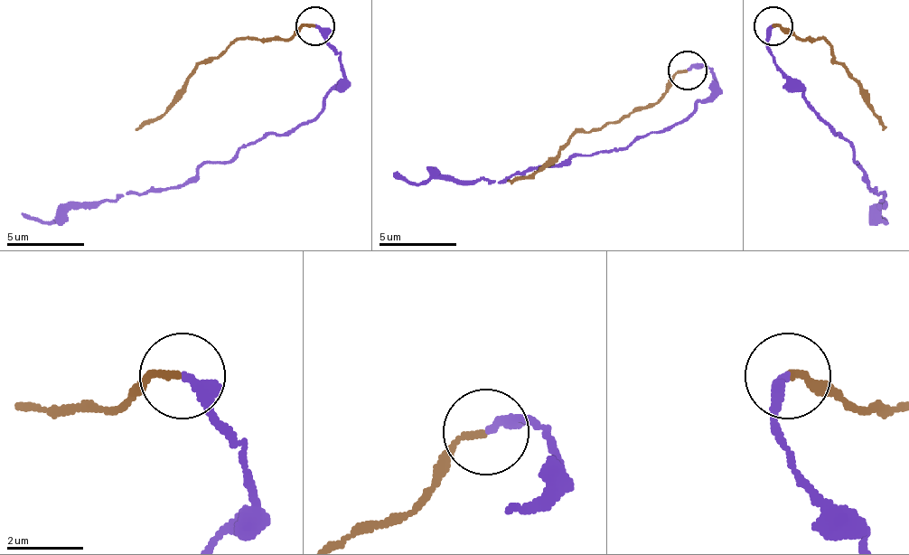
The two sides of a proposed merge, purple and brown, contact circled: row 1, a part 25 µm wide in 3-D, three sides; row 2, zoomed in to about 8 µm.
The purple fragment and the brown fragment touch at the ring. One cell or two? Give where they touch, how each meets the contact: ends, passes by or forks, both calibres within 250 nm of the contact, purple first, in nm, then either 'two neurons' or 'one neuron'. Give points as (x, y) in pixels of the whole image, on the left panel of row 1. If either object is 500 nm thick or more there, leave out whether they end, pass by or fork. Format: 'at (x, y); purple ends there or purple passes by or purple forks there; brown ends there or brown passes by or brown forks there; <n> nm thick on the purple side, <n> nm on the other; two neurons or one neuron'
at (315, 25); purple ends there; brown ends there; 280 nm thick on the purple side, 170 nm on the other; two neurons

